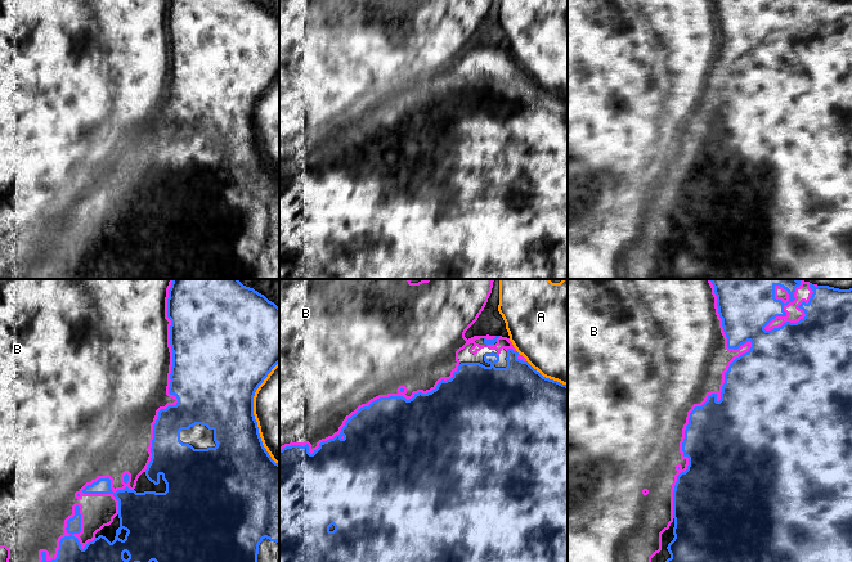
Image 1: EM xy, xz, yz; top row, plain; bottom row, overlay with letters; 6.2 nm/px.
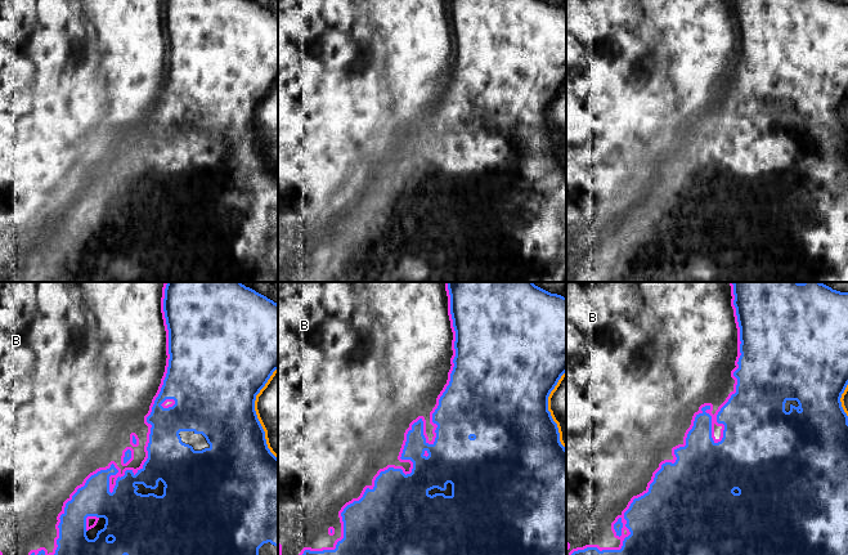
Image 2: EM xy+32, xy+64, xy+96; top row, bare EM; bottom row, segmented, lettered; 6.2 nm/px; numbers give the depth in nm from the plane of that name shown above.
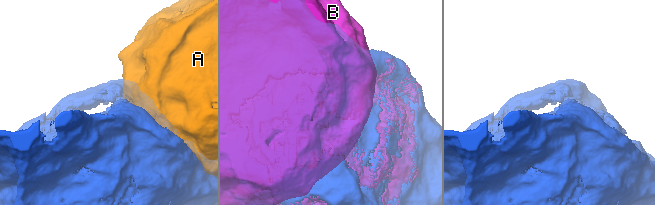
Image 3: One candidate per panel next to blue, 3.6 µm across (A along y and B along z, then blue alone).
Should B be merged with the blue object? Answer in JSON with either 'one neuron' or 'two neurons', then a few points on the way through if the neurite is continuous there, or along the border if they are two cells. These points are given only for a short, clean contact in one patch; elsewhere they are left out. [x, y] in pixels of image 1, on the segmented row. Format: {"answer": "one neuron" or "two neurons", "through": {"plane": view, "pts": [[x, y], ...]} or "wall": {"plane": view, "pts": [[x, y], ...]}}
{"answer": "two neurons"}

